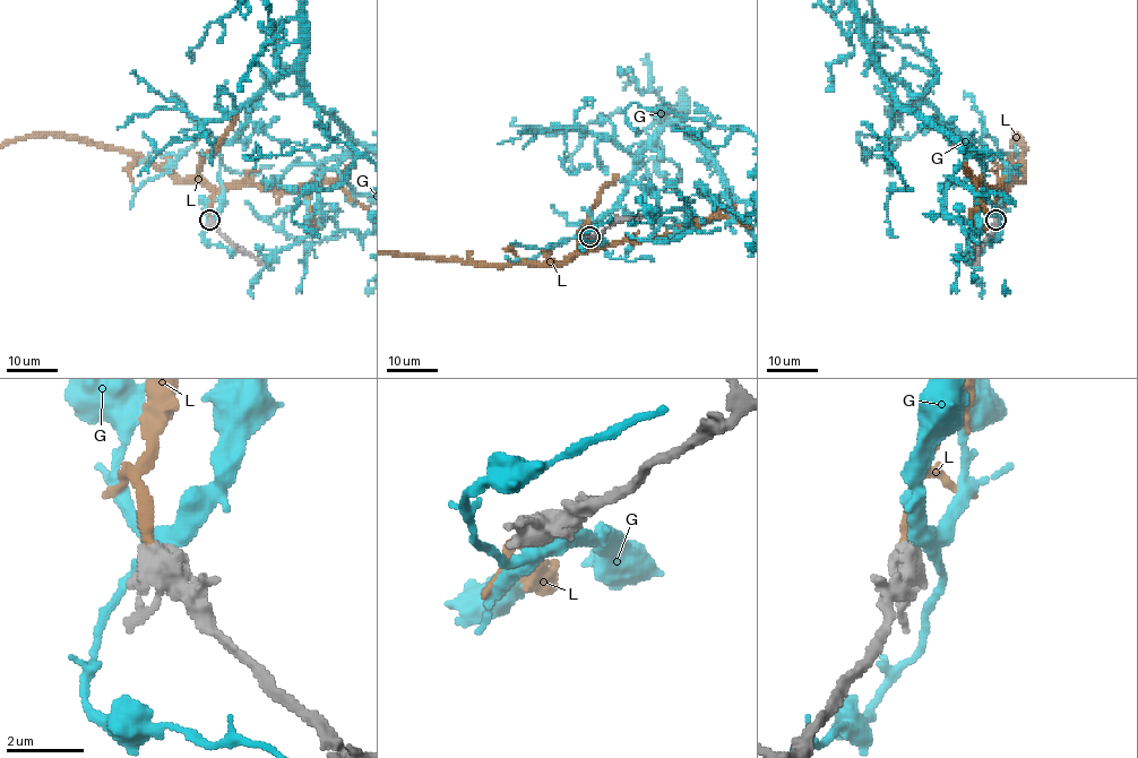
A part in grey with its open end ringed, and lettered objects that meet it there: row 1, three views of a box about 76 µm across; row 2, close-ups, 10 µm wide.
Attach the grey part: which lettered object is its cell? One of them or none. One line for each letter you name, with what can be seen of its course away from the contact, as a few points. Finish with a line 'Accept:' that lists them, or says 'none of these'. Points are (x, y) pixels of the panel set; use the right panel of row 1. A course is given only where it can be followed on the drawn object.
L: course (994, 220), (1022, 179), (1020, 140), (1010, 145), (1017, 138), (989, 109), (983, 52), (958, 43)
Accept: L

